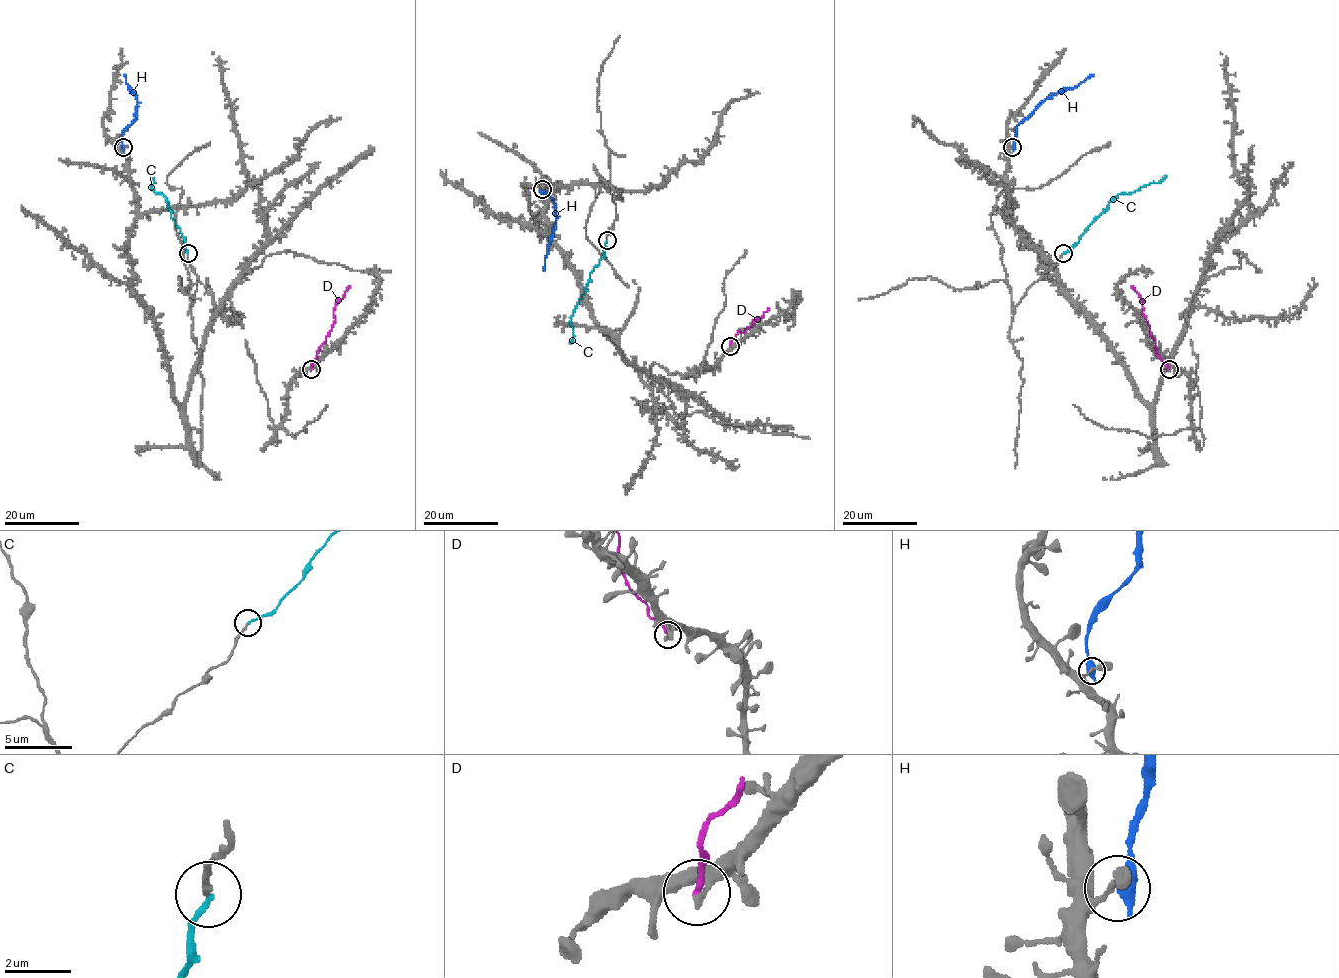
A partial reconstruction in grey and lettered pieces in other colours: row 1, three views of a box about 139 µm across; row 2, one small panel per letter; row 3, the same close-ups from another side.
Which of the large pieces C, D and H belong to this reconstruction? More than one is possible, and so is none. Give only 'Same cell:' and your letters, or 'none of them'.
Same cell: C

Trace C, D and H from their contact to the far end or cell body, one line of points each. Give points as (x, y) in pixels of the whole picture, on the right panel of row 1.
C: (1063, 253), (1077, 242), (1114, 197), (1130, 193), (1151, 182), (1159, 182), (1165, 176)
D: (1168, 369), (1158, 356), (1155, 342), (1150, 335), (1142, 313), (1144, 300), (1130, 285)
H: (1013, 147), (1015, 128), (1044, 100), (1077, 87), (1094, 74)

